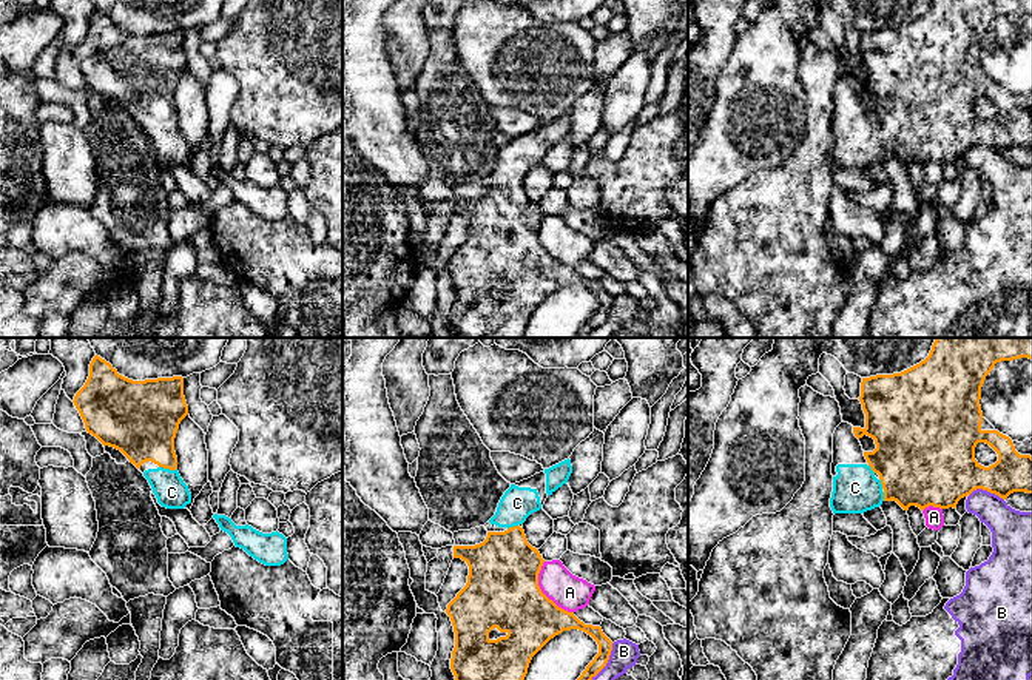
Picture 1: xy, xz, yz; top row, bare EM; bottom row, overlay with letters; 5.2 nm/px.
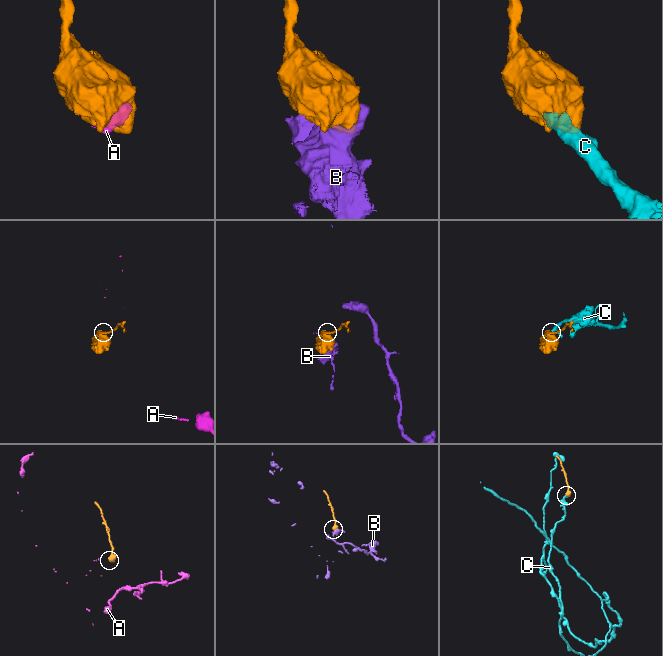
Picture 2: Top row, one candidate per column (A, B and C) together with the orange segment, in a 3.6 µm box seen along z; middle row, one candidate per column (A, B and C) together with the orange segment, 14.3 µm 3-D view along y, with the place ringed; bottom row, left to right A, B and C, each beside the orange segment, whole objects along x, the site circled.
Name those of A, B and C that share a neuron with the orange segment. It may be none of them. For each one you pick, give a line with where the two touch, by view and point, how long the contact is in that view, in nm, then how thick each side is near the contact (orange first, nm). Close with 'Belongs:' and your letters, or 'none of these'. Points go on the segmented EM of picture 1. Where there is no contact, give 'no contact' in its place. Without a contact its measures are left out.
C: contact xy (168, 467); length 100 nm; calibres 340 and 170 nm
Belongs: C

